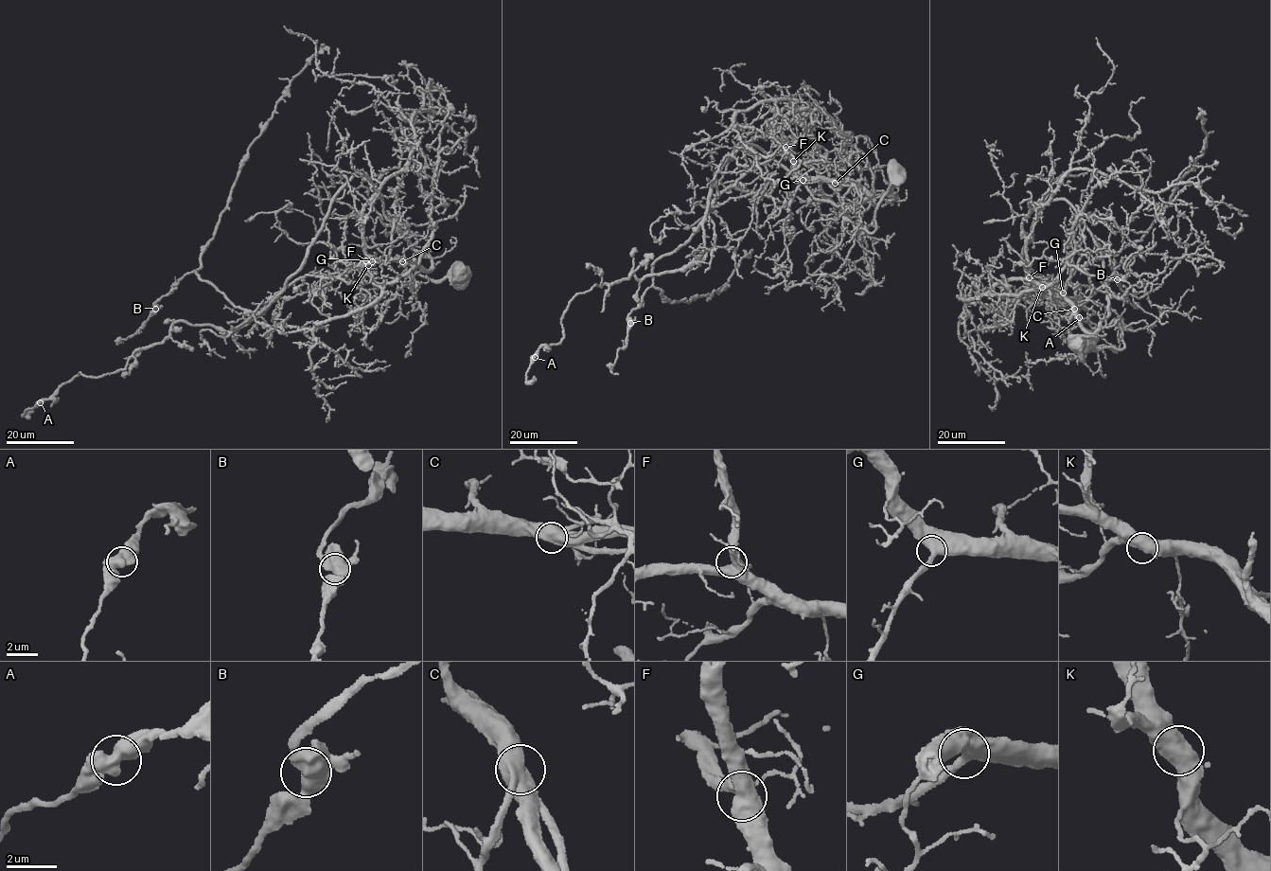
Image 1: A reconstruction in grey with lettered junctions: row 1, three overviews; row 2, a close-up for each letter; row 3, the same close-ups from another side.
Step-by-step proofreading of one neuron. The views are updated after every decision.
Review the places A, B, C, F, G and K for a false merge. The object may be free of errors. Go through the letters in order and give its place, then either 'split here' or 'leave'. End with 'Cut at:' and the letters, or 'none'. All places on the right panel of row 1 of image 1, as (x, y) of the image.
A: at (1079, 317); leave
B: at (1117, 279); leave
C: at (1074, 309); leave
F: at (1029, 277); leave
G: at (1063, 293); leave
K: at (1042, 287); leave
Cut at: none

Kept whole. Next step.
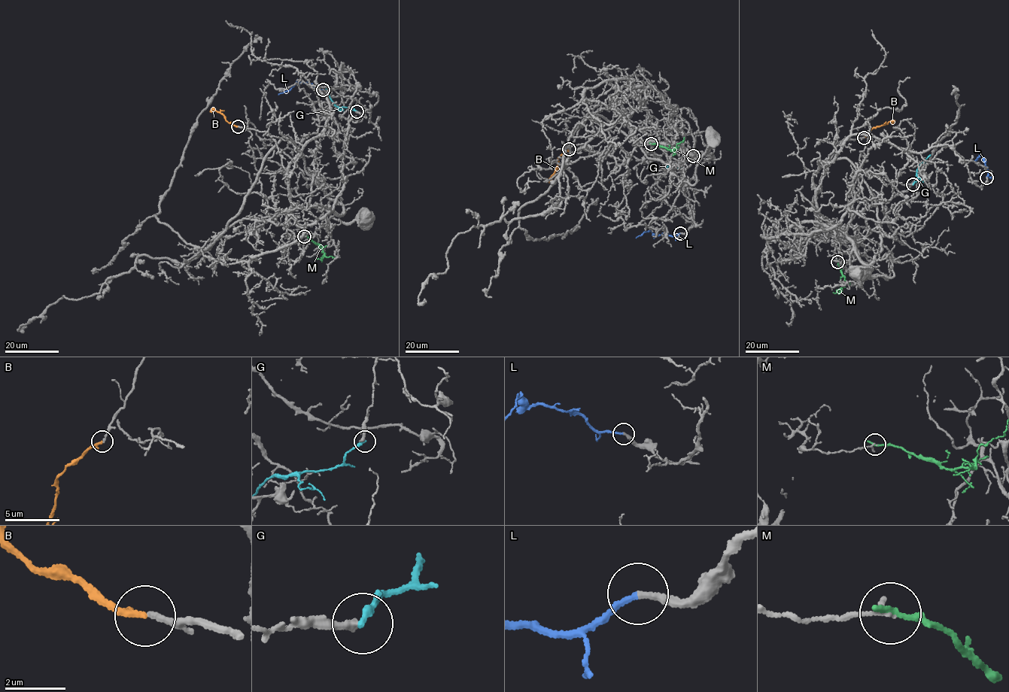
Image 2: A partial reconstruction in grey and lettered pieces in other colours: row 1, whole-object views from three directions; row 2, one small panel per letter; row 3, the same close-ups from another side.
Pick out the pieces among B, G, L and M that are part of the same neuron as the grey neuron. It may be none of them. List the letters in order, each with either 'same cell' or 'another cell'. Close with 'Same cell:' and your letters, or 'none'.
B: same cell
G: another cell
L: same cell
M: another cell
Same cell: B, L

